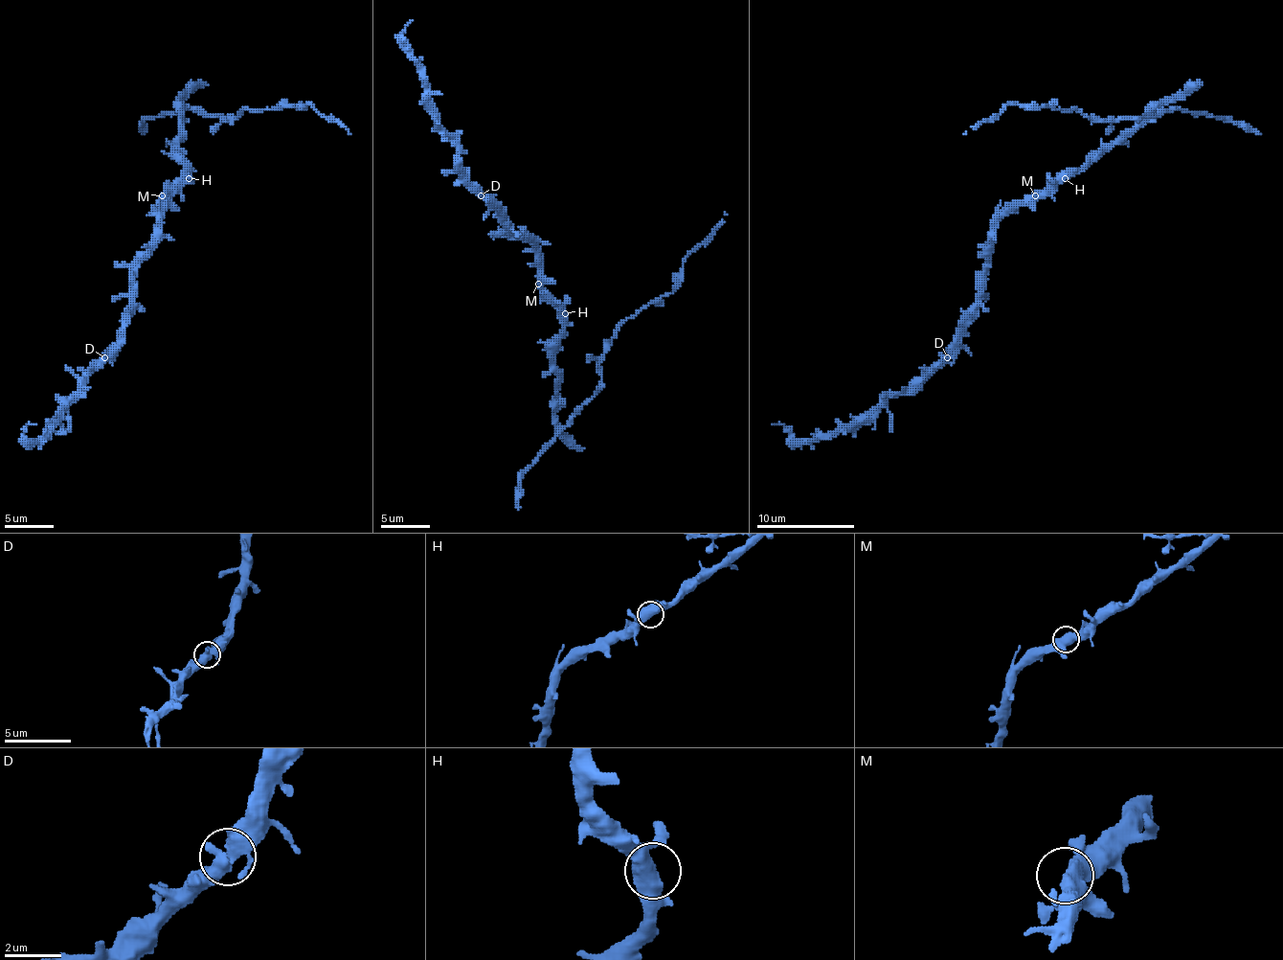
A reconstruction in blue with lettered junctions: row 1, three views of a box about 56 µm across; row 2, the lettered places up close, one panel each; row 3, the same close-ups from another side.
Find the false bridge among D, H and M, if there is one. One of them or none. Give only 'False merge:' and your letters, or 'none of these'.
False merge: none of these

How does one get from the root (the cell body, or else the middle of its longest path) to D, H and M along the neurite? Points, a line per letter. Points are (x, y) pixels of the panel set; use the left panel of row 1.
D: (176, 181), (167, 191), (167, 210), (154, 247), (137, 269), (132, 313), (120, 329), (120, 343), (105, 357)
H: (176, 181), (189, 178)
M: (176, 181), (162, 195)

